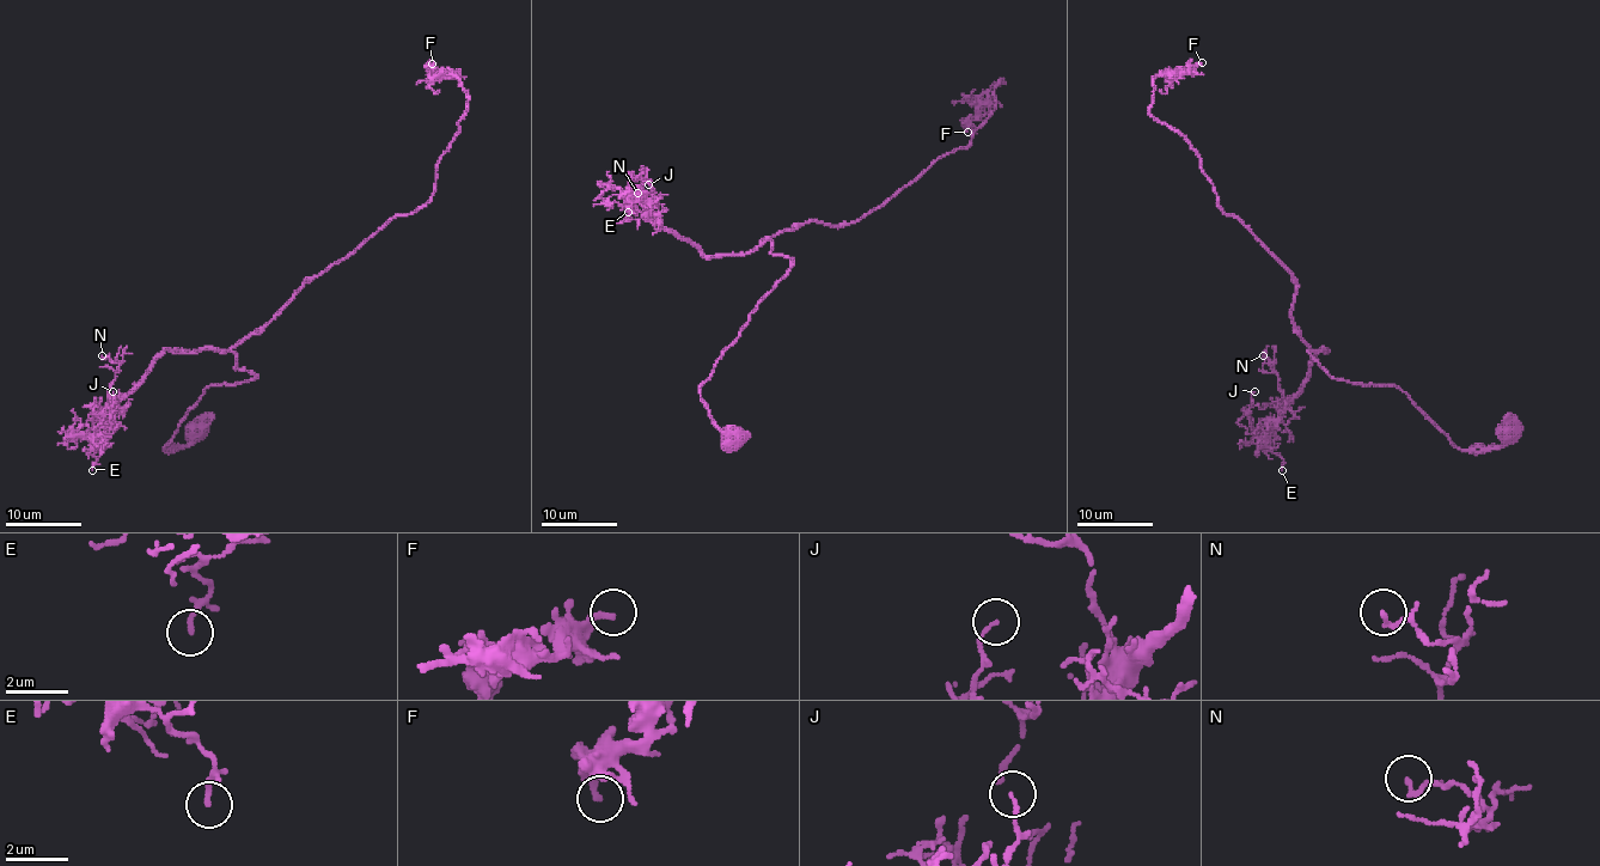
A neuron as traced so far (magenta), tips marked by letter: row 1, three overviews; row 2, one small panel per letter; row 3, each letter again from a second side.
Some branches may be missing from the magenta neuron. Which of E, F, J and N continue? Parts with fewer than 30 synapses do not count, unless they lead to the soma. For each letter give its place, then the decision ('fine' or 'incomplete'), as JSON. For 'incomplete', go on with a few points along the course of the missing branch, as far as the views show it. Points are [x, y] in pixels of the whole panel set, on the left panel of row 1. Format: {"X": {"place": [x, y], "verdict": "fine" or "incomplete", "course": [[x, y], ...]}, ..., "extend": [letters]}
{"E": {"place": [92, 470], "verdict": "fine"}, "F": {"place": [432, 63], "verdict": "fine"}, "J": {"place": [113, 391], "verdict": "fine"}, "N": {"place": [102, 355], "verdict": "fine"}, "extend": []}

